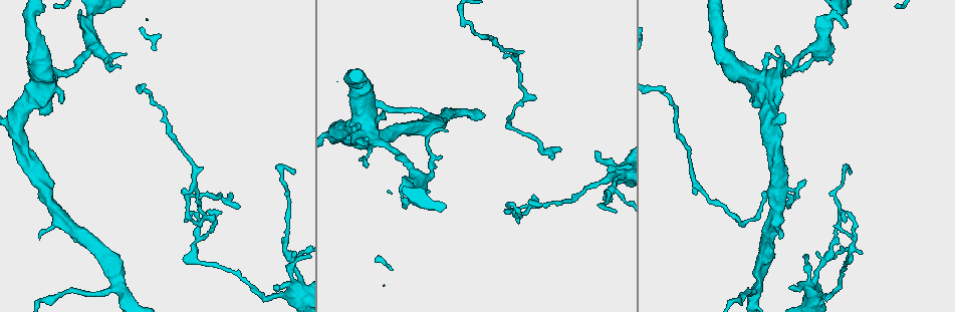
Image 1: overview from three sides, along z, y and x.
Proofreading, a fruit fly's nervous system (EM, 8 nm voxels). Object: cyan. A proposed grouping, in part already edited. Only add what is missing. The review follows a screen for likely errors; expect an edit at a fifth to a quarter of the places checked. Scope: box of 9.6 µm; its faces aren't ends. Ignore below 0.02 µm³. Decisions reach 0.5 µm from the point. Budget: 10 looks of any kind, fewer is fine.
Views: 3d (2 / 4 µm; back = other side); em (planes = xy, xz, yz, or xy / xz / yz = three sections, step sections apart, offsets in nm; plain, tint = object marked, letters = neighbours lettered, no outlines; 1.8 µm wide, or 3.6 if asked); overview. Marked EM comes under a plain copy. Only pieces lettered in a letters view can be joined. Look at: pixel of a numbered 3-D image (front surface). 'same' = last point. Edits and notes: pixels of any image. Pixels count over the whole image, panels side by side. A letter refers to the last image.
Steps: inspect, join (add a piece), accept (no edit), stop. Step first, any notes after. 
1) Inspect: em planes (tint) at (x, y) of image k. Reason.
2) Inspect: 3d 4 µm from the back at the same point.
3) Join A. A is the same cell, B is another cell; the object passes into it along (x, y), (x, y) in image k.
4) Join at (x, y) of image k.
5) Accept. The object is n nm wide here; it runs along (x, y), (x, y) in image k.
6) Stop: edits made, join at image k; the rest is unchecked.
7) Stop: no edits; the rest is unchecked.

Inspect: 3d 4 µm at (849, 171) of image 1. Long arm stops here.

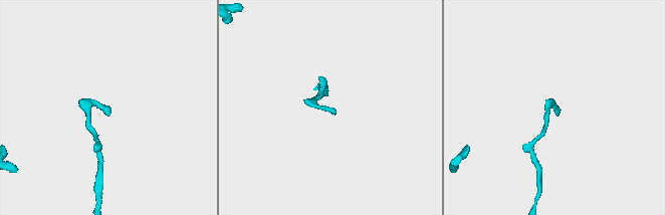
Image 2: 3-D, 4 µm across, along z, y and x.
Inspect: em 3.6 µm xy step 8 (tint) at (558, 116) of image 2. Need the tissue.

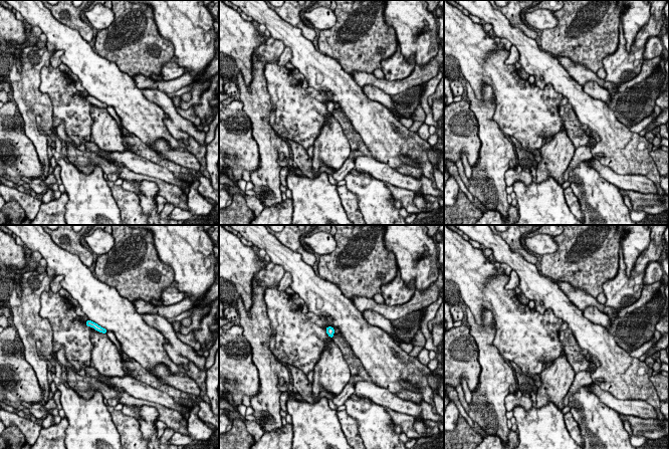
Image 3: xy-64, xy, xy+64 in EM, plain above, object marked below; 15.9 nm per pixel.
Inspect: em 3.6 µm planes (letters) at the same point.

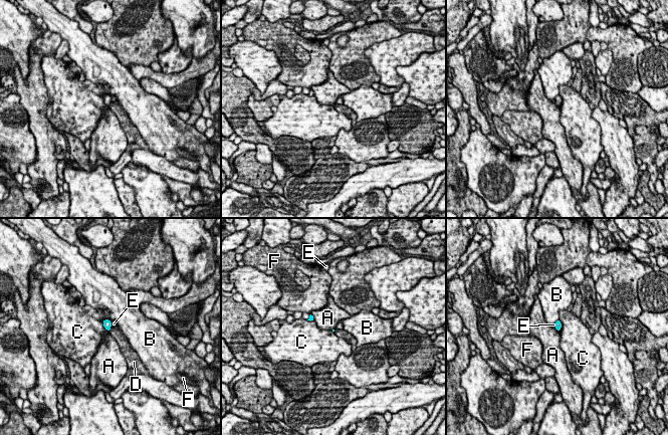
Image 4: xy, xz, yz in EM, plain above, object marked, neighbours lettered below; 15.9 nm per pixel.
Accept. A, B, C, D, E and F are other cells; a border runs along (112, 327), (108, 332) in image 4; none of them fits.

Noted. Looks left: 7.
Inspect: 3d 4 µm at (695, 190) of image 1. Branch stops here.

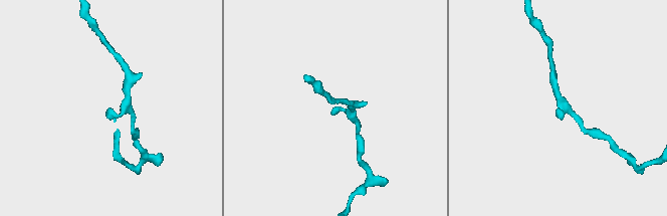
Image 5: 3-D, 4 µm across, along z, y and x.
Inspect: em xy step 8 (letters) at (561, 113) of image 5.

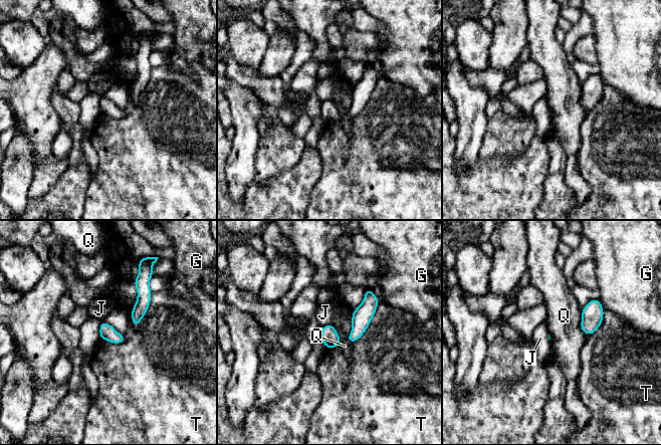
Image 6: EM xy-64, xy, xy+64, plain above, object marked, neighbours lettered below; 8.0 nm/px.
Inspect: em planes (letters) at the same point.

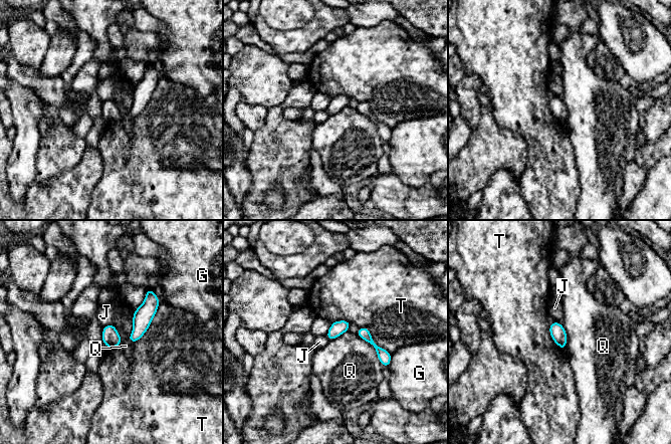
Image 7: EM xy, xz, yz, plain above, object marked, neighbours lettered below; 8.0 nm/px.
Accept. G, J, Q and T are other cells; none of them fits.

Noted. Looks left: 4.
Inspect: em xy step 16 (tint) at (850, 244) of image 1. Abrupt turn.

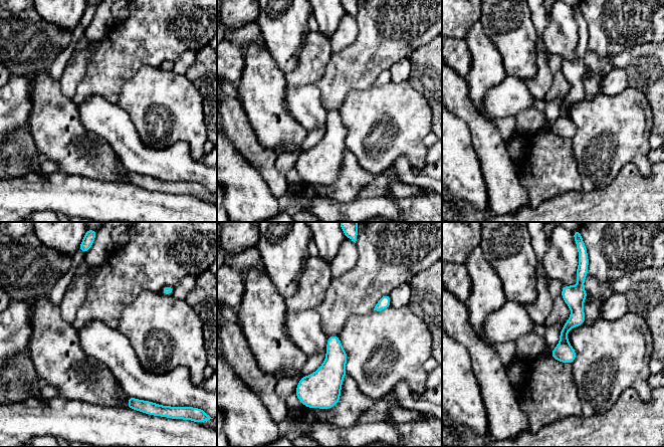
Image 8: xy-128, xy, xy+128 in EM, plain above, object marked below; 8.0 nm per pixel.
Inspect: em planes (letters) at the same point. Cut it another way.

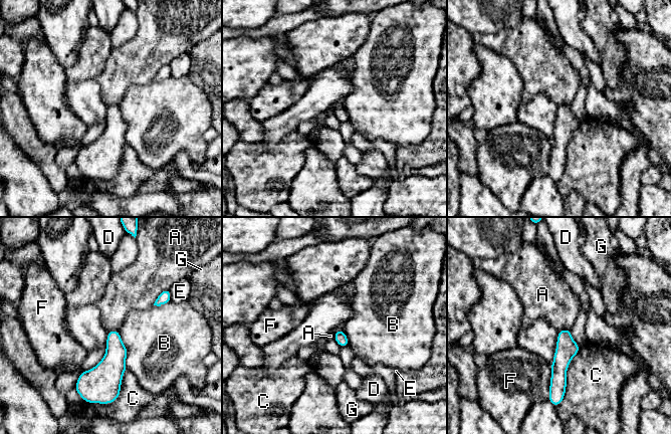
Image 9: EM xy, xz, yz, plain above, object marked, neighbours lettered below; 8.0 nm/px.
Accept. A, B, C, D, E, F and G are other cells; a border runs along (166, 288), (159, 294), (153, 304) in image 9; none of them fits.

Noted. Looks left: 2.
Inspect: 3d 4 µm at (594, 152) of image 1. An open end.

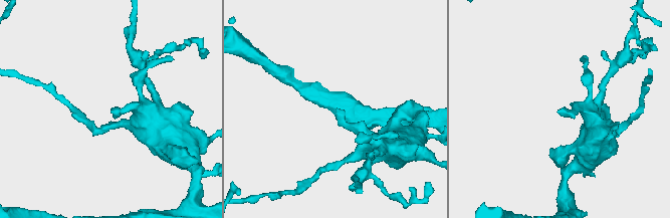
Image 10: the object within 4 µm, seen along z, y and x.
Inspect: em planes (letters) at (337, 108) of image 10. Shape alone is not enough.

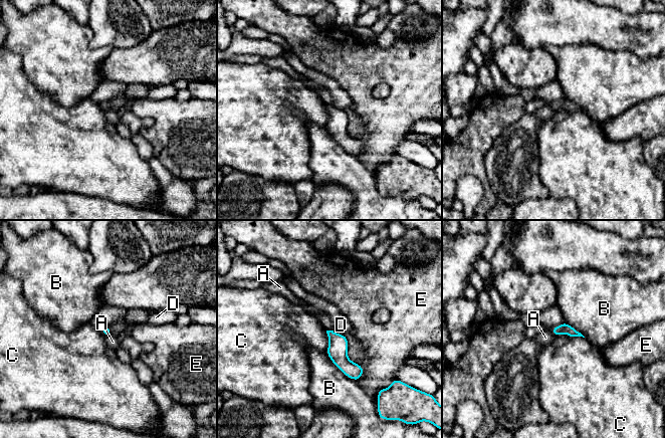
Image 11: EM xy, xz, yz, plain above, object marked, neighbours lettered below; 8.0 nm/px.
Accept. A, B, C, D and E are other cells; none of them fits.

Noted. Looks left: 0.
Stop: no edits; the rest is unchecked.

